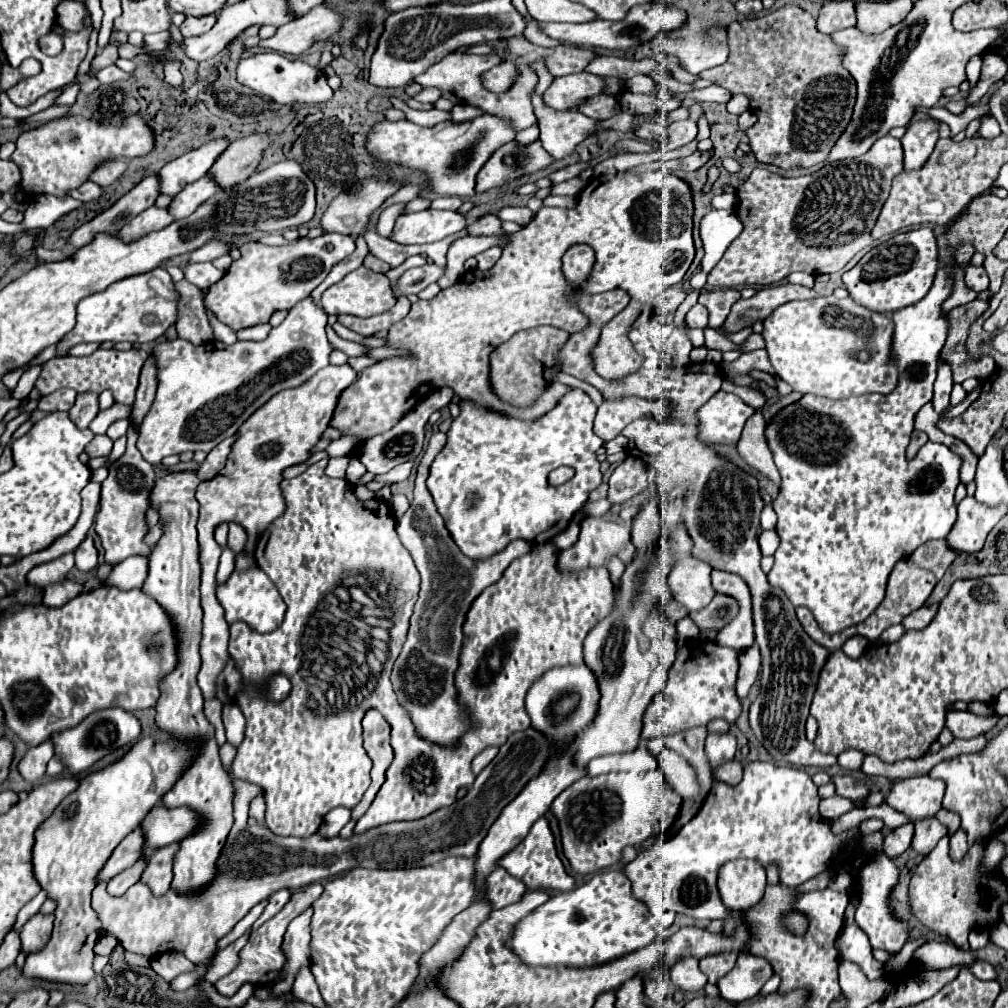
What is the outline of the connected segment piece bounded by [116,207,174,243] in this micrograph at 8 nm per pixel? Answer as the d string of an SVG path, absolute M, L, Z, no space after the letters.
M152 207L152 209L146 209L144 213L136 215L128 225L124 225L116 237L124 243L132 243L132 241L138 241L142 239L144 235L152 233L152 231L160 231L164 229L166 225L170 225L174 221L174 217L166 211L166 209L158 209L158 207Z

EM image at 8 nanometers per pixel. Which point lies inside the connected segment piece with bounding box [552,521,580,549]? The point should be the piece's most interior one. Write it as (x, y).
(567, 538)

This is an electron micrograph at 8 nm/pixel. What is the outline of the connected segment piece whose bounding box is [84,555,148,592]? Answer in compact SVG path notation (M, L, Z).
M132 555L118 563L110 573L110 577L101 581L96 577L84 584L84 591L92 591L102 585L118 585L120 589L136 589L142 587L148 577L148 557L146 555Z

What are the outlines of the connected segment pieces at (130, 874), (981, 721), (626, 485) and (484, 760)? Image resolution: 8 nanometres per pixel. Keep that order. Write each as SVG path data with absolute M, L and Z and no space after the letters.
M140 859L136 865L128 867L126 871L118 873L110 883L108 883L108 891L110 895L115 895L116 897L124 895L134 883L140 881L140 875L144 871L144 859Z
M950 709L946 713L946 727L952 731L954 737L960 737L960 739L972 739L980 733L986 733L990 731L996 723L998 723L998 715L996 713L990 713L986 717L980 717L980 715L974 715L970 711L956 711L956 709Z
M628 455L624 459L624 463L618 465L616 471L612 473L608 485L610 485L610 489L608 489L608 501L610 503L624 503L630 497L638 495L648 485L644 461Z
M492 747L492 749L486 749L484 753L480 753L474 761L472 761L472 771L474 771L474 775L478 775L494 757L496 757L496 753L498 753L498 749L496 747Z

